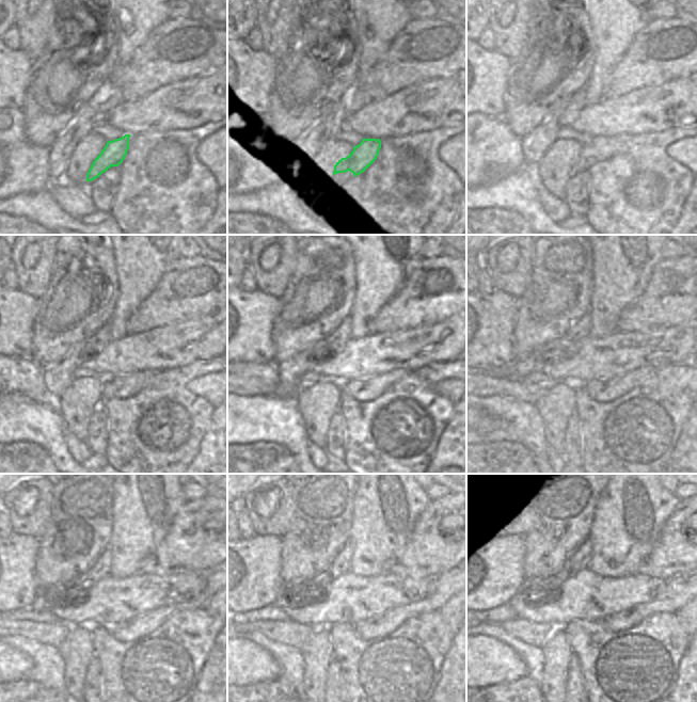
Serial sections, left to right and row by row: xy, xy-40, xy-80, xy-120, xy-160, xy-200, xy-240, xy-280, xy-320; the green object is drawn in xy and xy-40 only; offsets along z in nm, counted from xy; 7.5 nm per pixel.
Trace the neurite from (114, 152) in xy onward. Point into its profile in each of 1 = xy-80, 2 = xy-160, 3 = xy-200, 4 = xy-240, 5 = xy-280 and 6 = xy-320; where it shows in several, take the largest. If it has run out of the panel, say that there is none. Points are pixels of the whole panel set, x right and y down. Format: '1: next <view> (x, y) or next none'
1: next xy-80 (598, 148)
2: next xy-160 (368, 388)
3: next xy-200 (602, 391)
4: next xy-240 (133, 628)
5: next xy-280 (383, 624)
6: next xy-320 (679, 590)

